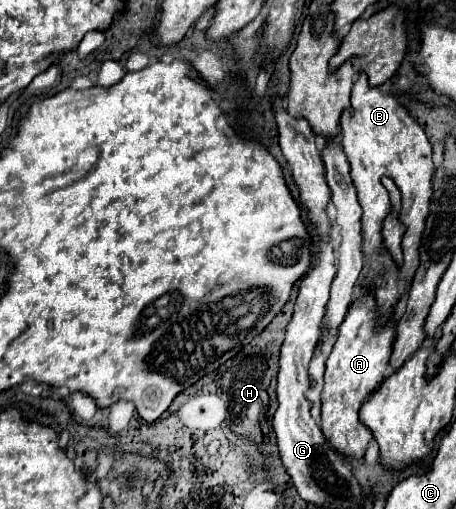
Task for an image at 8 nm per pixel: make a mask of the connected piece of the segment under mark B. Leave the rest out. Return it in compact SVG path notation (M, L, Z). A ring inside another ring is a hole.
M359 72L359 78L351 92L351 110L345 110L341 116L341 144L351 164L351 178L363 206L363 252L365 252L365 274L359 280L361 284L375 286L377 306L381 316L387 318L391 308L399 302L405 292L407 282L413 278L415 268L419 266L419 242L425 228L425 218L429 214L431 198L431 176L435 172L431 160L431 142L425 136L419 122L409 114L409 110L399 102L391 92L381 92L379 86L371 86L365 72ZM389 176L395 180L403 194L401 222L407 226L403 236L405 264L401 268L383 252L381 244L381 224L389 214L391 204L387 200L387 190L381 184L381 178Z

